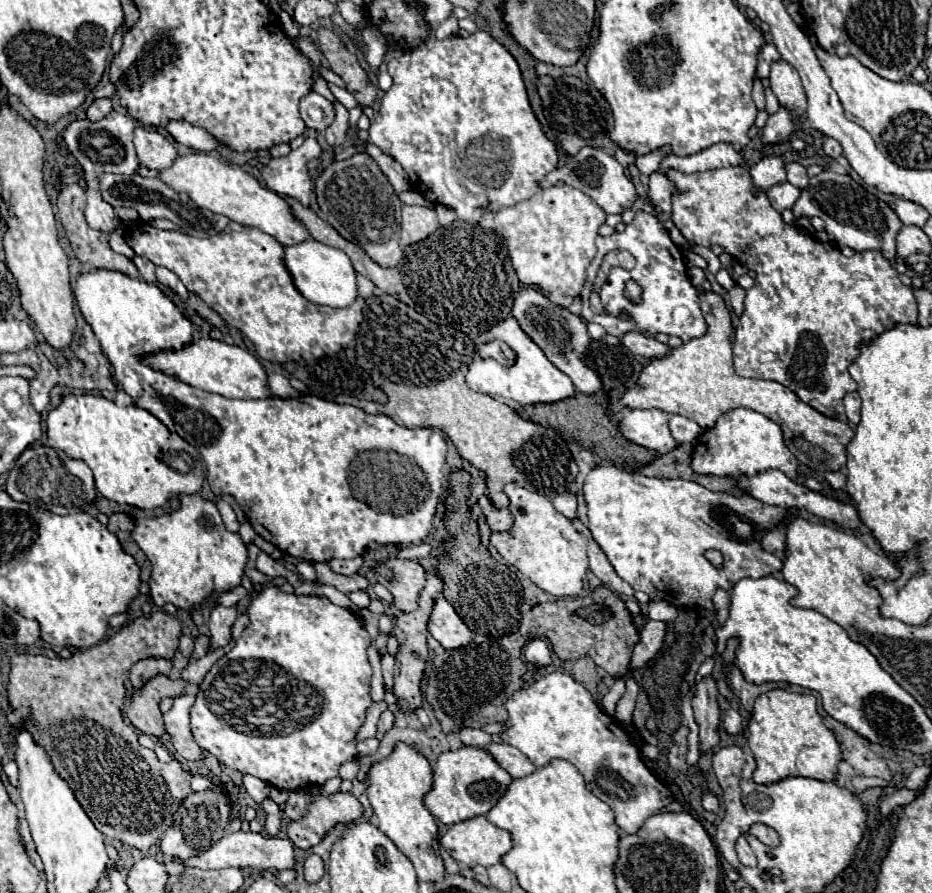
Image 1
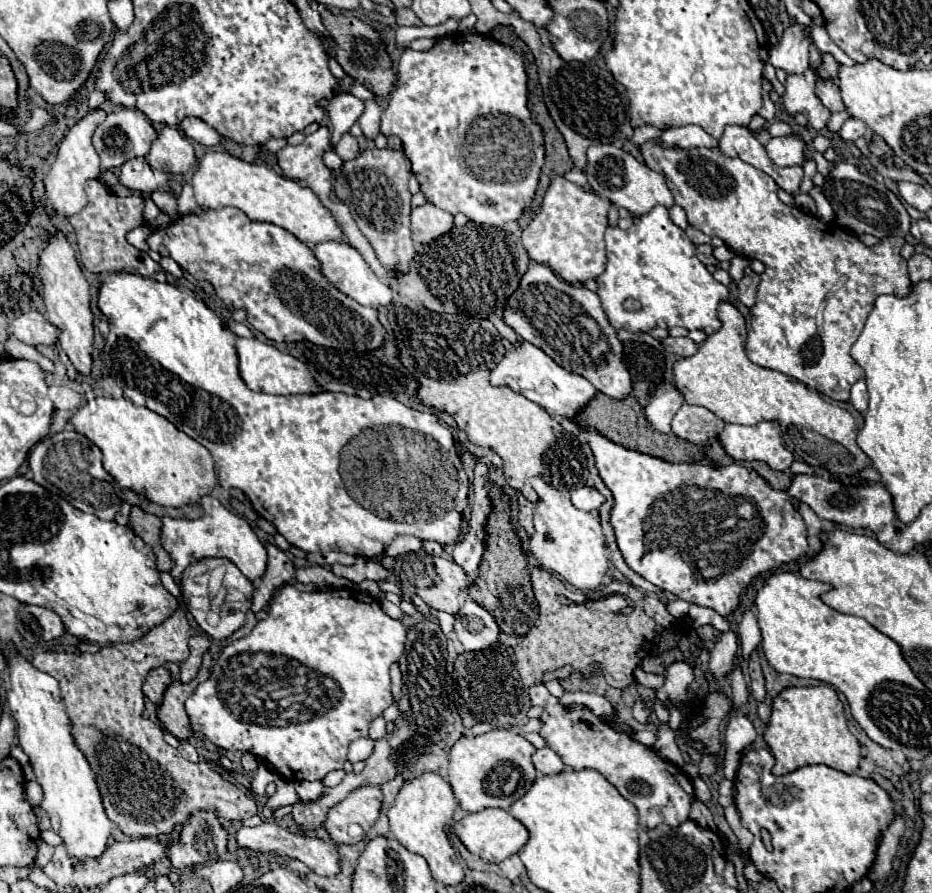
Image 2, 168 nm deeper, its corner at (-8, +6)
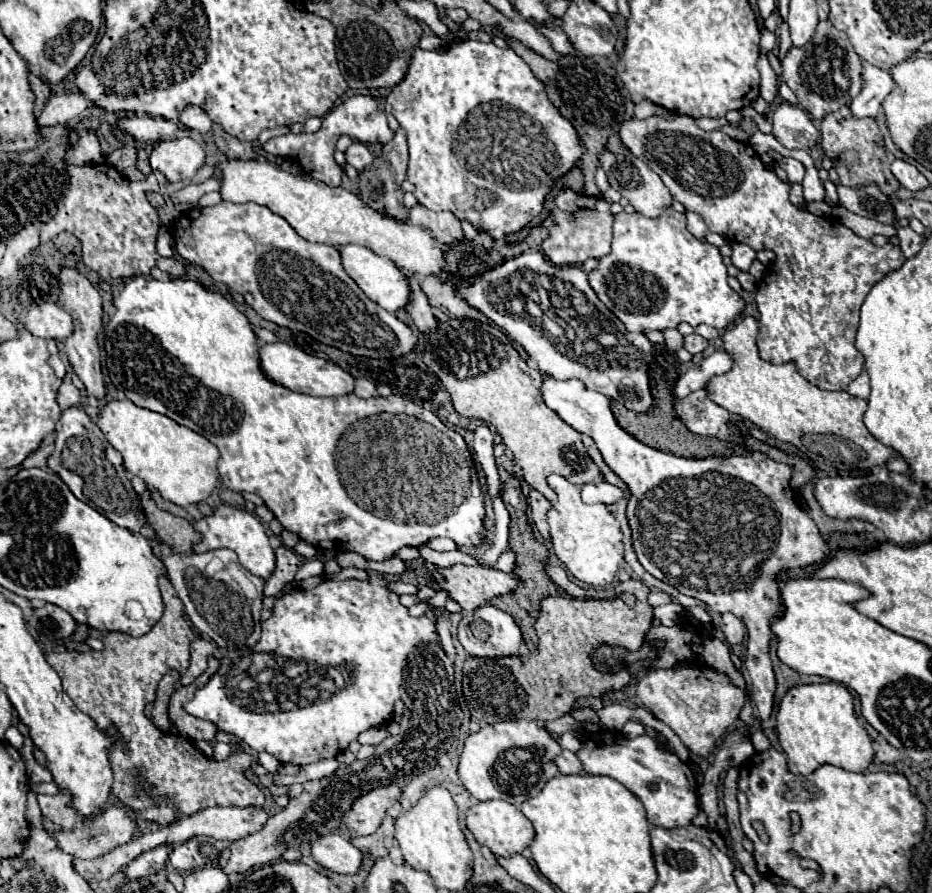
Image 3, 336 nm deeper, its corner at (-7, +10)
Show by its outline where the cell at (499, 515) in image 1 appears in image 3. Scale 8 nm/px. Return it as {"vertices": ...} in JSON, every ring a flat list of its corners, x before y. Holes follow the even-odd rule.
{"vertices":[[530,490,528,492,528,504,530,504,530,510,532,510,532,518,534,518,534,524,536,524,536,528,540,530,540,534,544,536,544,538,548,538,550,534,548,534,548,522,546,522,546,518,544,518,544,514,548,512,548,508,552,506,540,492,536,492,536,490]]}

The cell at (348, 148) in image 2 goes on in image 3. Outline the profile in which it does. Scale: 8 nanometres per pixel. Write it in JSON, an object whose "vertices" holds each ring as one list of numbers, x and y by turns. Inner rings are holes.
{"vertices":[[352,142,348,146,348,150,344,152,344,156,346,156,346,162,350,166,354,166,356,170,368,168,372,164,372,160,374,160,374,154,362,142]]}

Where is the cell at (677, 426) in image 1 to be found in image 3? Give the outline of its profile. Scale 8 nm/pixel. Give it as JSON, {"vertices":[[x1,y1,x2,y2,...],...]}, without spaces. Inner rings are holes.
{"vertices":[[698,390,674,404,674,410,682,424,698,436,716,436,720,426,724,426,730,418,726,408,710,402,704,390]]}

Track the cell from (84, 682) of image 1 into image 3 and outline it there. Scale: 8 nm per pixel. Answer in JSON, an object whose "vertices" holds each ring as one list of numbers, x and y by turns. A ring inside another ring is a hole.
{"vertices":[[166,584,160,588,160,592,162,592,164,604,166,604,164,616,156,622,156,626,148,634,144,634,140,638,132,638,128,634,110,632,106,636,106,646,102,652,94,652,94,650,52,652,46,656,46,662,62,678,64,692,72,698,76,708,82,710,84,714,88,714,90,718,94,718,98,730,102,730,102,732,106,732,108,728,118,730,116,742,108,750,110,766,114,772,112,796,118,802,122,802,122,806,126,806,128,810,140,814,144,820,150,820,150,816,154,816,154,814,144,814,146,810,150,810,154,806,170,804,170,820,168,822,172,822,172,814,174,814,174,820,178,820,178,816,190,816,190,814,194,814,202,808,208,808,208,806,264,806,262,790,244,776,244,770,250,768,250,762,252,762,250,754,238,750,224,762,216,762,216,760,208,762,208,758,200,750,196,750,196,746,190,740,184,740,182,736,176,736,176,734,160,732,152,724,152,720,148,720,145,714,142,714,146,703,155,700,156,686,158,686,162,674,166,674,168,670,184,672,188,668,188,662,190,662,188,646,194,640,194,632,192,632,188,620,184,618,184,604,176,596,176,590,170,584]]}

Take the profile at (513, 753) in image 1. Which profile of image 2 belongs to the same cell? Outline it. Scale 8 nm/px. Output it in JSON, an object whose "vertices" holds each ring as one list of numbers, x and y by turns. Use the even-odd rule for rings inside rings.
{"vertices":[[541,748,533,754,533,764,539,770,539,774,559,774,563,772,567,766,561,760,561,756,551,750,551,748]]}

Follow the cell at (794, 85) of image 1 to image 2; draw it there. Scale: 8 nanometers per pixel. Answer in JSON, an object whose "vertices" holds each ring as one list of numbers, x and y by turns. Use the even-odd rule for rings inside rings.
{"vertices":[[791,24,785,28,781,42,769,50,769,64,783,68,787,74,803,74,809,66,809,46,813,44,809,26]]}

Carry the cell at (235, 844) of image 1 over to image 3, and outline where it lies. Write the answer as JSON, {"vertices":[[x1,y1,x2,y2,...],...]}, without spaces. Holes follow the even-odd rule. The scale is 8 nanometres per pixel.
{"vertices":[[326,834,310,842,310,856,316,864,336,874,356,874,362,862,362,852,338,834]]}

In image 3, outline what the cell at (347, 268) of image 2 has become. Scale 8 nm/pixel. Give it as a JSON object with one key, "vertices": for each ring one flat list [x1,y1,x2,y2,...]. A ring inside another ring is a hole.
{"vertices":[[346,244,346,246,336,246,342,258,342,266,346,270,346,274,350,274,350,278,358,284,358,288,378,306,382,306,388,312,396,312,398,308,406,306,408,300,408,284,404,282,402,272,398,270,398,266,394,262,388,262,386,258,380,258,378,254,374,254,372,250,364,248,364,246,354,246,354,244]]}

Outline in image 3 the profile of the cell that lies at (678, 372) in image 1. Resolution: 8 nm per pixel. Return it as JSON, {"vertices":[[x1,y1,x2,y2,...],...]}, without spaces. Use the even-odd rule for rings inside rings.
{"vertices":[[752,316,740,318,728,326,720,336,722,350,734,358,730,372,710,378,706,384,706,394,712,402,726,408,732,414,750,420,760,430,772,434,778,440,794,444,806,458,820,466,840,470,840,464,848,468,874,468,882,466,894,456,894,450,880,444,870,436,864,426,866,400,850,396,848,392,826,392,802,378,792,362,774,366,758,356,756,348,758,322]]}

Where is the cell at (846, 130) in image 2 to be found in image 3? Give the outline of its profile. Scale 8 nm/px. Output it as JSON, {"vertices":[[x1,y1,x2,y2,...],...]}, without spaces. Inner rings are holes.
{"vertices":[[866,60,862,62,862,92,850,104,854,118,876,118,882,114,882,102,892,92,894,82,886,70,880,70]]}

